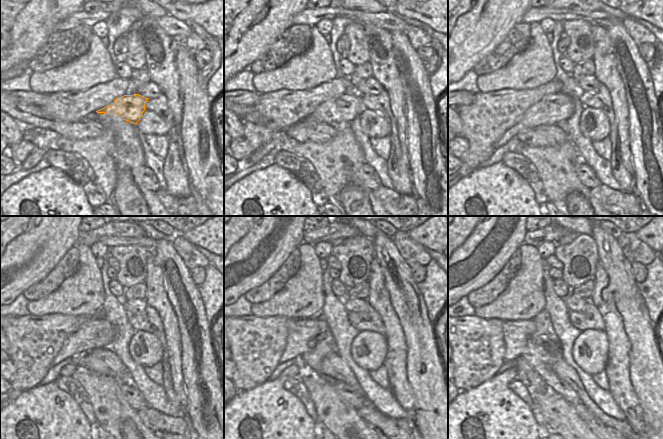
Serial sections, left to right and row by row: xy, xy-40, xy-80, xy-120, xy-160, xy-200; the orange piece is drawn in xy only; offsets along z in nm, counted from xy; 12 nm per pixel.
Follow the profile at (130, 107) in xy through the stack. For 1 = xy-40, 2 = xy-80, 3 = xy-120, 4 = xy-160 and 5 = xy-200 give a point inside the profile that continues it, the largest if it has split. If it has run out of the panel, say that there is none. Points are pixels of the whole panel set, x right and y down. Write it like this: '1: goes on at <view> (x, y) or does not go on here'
1: goes on at xy-40 (343, 107)
2: goes on at xy-80 (552, 109)
3: goes on at xy-120 (96, 333)
4: goes on at xy-160 (302, 333)
5: goes on at xy-200 (515, 333)

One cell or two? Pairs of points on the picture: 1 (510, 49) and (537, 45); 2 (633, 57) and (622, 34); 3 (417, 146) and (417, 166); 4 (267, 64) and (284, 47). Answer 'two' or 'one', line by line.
1: two
2: one
3: one
4: one

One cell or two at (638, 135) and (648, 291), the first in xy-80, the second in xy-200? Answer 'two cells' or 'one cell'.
two cells

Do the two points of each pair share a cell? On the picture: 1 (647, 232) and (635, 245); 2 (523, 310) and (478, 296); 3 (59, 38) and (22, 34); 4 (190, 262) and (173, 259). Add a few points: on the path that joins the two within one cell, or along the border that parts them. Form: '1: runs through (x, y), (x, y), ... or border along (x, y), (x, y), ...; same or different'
1: border along (635, 233), (652, 249); different
2: border along (509, 283), (491, 301), (475, 308); different
3: border along (54, 31), (34, 56); different
4: border along (171, 242), (188, 269); different

